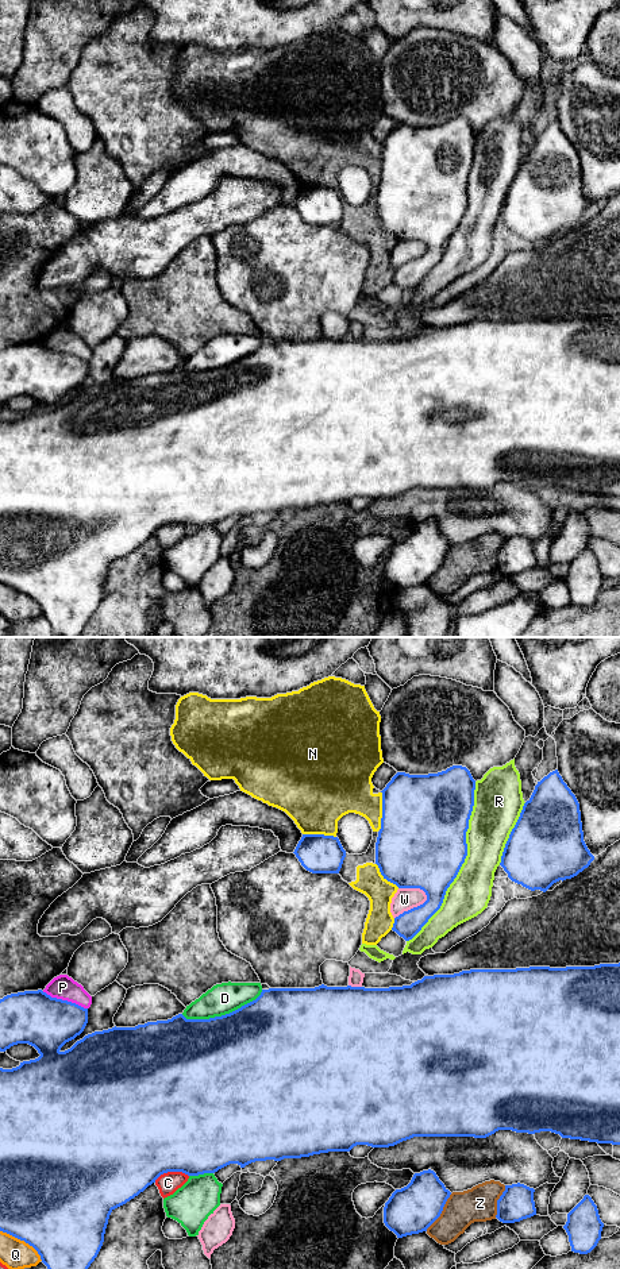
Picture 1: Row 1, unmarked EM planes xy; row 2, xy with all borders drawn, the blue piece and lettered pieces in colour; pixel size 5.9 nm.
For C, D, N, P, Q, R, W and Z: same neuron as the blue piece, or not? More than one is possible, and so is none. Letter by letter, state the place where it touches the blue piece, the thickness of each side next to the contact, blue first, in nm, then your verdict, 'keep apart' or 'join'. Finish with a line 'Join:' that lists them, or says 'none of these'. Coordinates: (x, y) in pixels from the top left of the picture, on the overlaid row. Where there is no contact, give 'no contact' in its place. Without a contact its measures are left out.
C: contact xy (170, 1171); calibres 500 and 130 nm; keep apart
D: contact xy (222, 1015); calibres 500 and 180 nm; join
N: contact xy (382, 810); calibres 500 and 300 nm; keep apart
P: contact xy (65, 1001); calibres 320 and 140 nm; keep apart
Q: contact xy (23, 1239); calibres 500 and 180 nm; keep apart
R: contact xy (463, 861); calibres 500 and 240 nm; keep apart
W: contact xy (414, 907); calibres 280 and 140 nm; keep apart
Z: contact xy (441, 1212); calibres 280 and 200 nm; keep apart
Join: D

